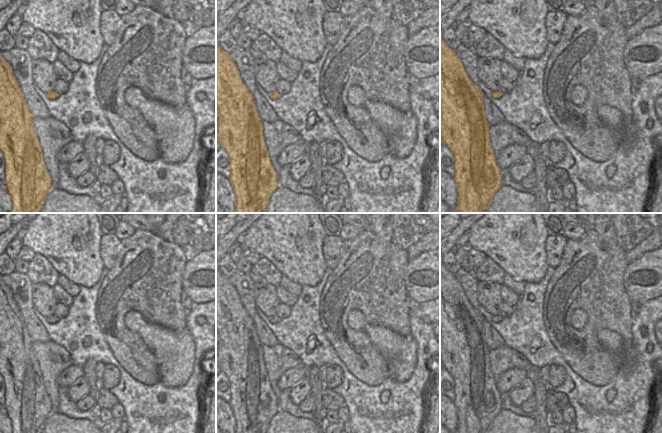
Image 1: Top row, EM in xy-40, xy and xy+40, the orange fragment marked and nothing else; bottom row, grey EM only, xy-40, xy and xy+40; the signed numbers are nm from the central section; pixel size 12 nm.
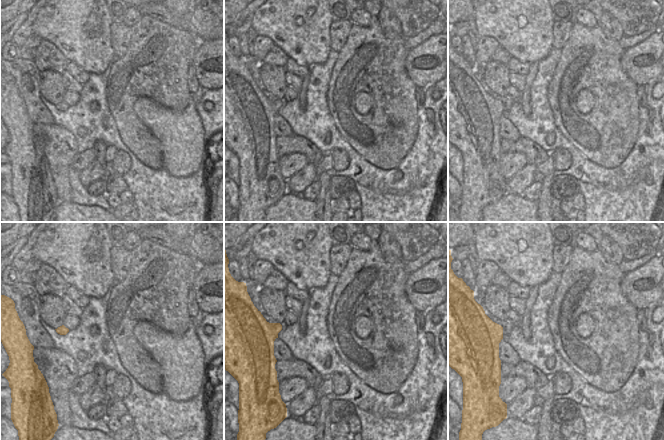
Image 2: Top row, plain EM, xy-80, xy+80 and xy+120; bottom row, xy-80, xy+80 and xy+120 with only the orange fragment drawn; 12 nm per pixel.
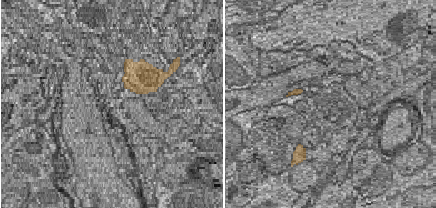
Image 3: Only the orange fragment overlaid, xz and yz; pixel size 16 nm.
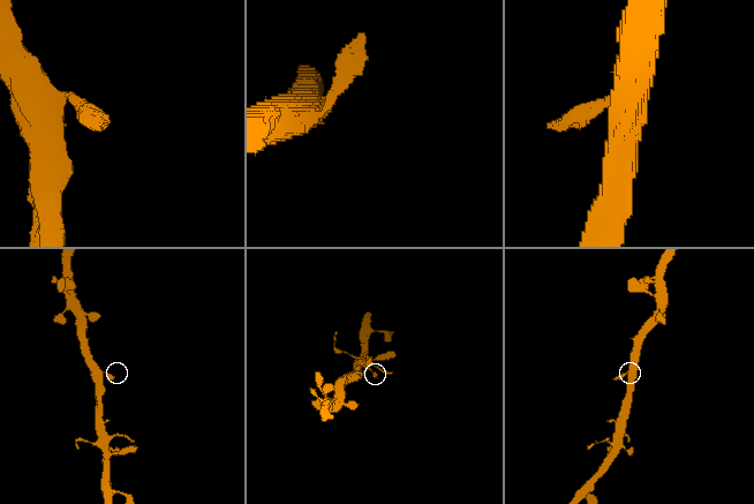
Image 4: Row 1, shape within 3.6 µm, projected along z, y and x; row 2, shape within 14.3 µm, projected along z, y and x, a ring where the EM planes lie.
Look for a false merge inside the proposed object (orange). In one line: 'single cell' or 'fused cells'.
single cell

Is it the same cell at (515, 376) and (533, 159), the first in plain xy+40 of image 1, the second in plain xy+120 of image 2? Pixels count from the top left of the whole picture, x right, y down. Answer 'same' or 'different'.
different

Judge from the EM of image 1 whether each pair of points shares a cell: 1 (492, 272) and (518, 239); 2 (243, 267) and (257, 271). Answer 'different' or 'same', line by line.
1: different
2: different

